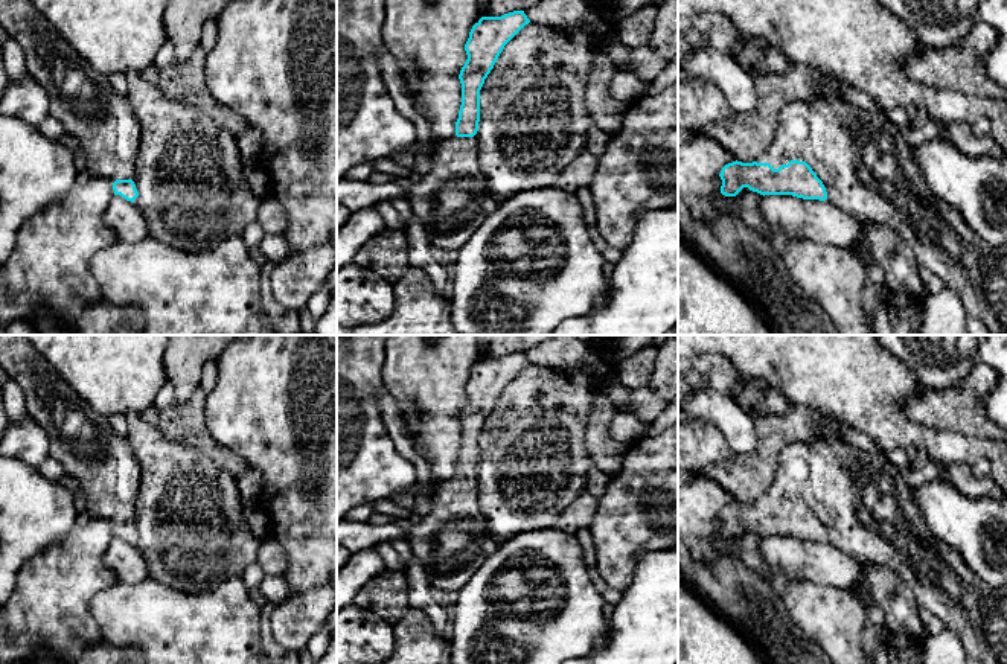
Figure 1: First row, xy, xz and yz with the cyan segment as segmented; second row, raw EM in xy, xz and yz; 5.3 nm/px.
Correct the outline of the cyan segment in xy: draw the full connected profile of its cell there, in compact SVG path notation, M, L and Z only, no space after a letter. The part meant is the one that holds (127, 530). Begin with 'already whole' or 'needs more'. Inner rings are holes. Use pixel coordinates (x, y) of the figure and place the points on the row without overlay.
needs more | M0 335L0 366L15 381L26 399L26 414L49 439L49 457L62 464L84 495L91 518L113 522L114 536L134 544L139 533L134 525L139 498L140 464L125 436L116 434L107 417L76 394L52 366L37 352L26 335Z

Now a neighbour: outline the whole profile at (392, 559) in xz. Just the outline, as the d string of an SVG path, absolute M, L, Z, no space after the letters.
M382 541L375 545L375 550L382 557L385 568L388 570L405 570L407 563L399 556L399 553L393 548L393 544L390 541Z

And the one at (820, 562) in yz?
M765 536L760 551L783 582L807 579L844 591L856 589L862 583L861 562L829 541Z

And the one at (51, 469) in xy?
M47 457L37 471L50 481L58 481L62 475L66 475L64 468L61 463L53 460L52 457Z

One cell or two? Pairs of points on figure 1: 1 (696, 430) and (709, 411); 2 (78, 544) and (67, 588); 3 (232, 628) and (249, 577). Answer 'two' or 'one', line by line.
1: two
2: one
3: two

